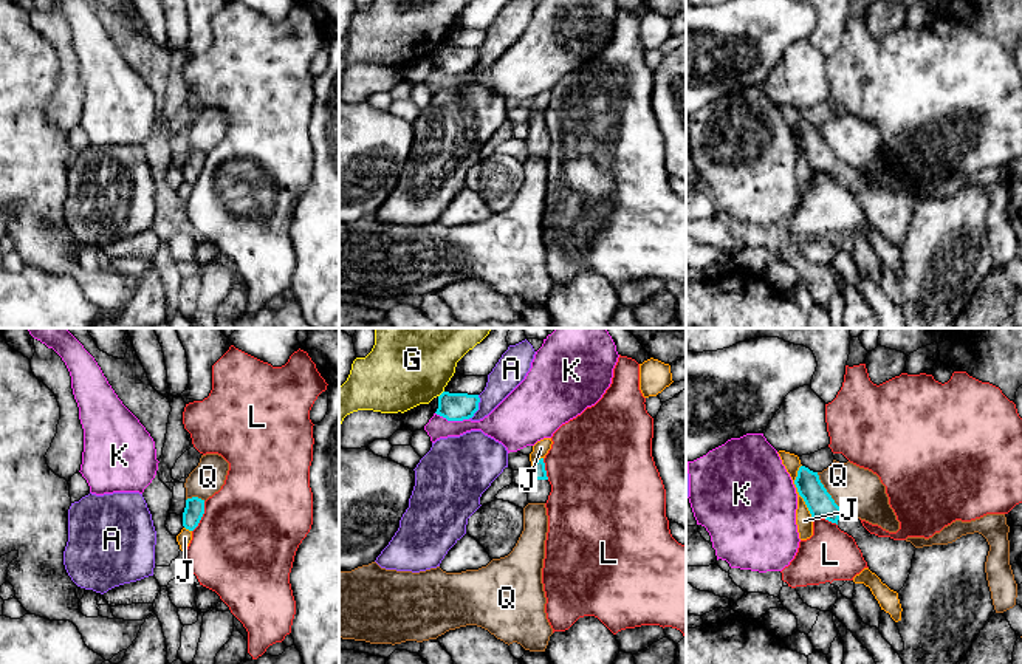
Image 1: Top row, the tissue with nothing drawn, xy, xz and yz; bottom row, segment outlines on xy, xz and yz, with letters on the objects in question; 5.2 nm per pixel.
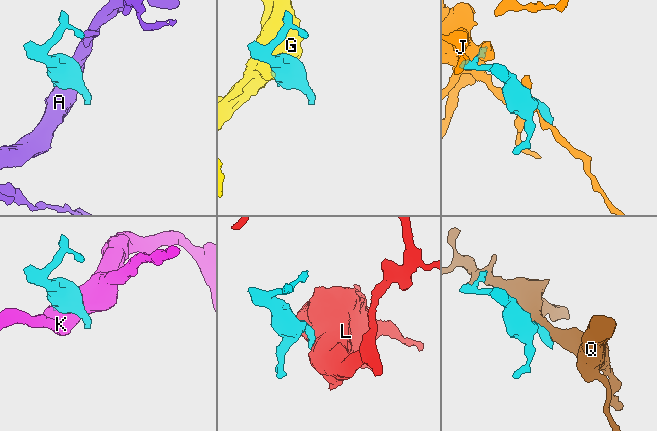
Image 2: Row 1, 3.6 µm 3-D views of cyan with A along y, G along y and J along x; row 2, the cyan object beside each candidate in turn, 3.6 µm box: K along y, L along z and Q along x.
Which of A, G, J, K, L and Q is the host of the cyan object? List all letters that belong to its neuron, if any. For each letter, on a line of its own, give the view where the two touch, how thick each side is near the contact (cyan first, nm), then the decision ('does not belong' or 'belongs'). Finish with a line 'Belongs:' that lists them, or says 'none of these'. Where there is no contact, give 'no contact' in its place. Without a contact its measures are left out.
A: xz | 140/160 nm | does not belong
G: xz | 140/340 nm | does not belong
J: yz | 140/90 nm | does not belong
K: xz | 140/160 nm | does not belong
L: xy | 100/500 nm | does not belong
Q: yz | 140/240 nm | does not belong
Belongs: none of these

